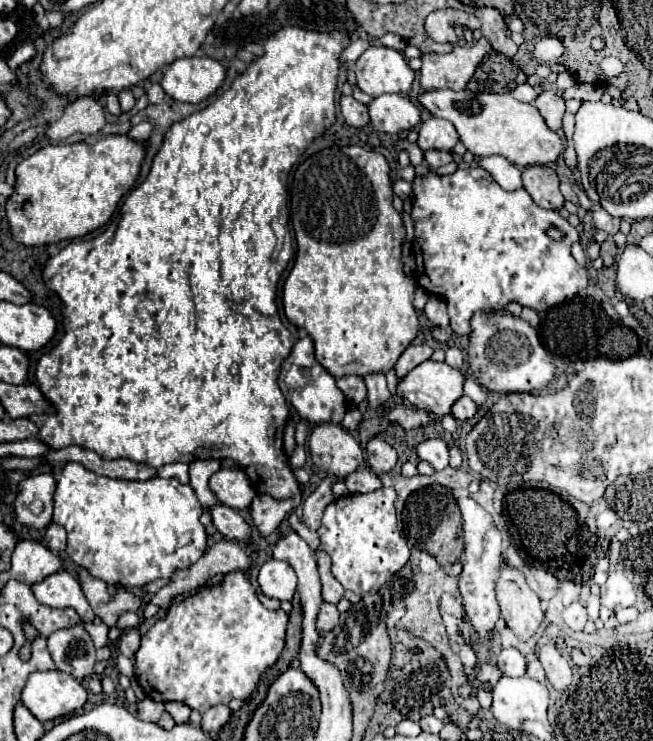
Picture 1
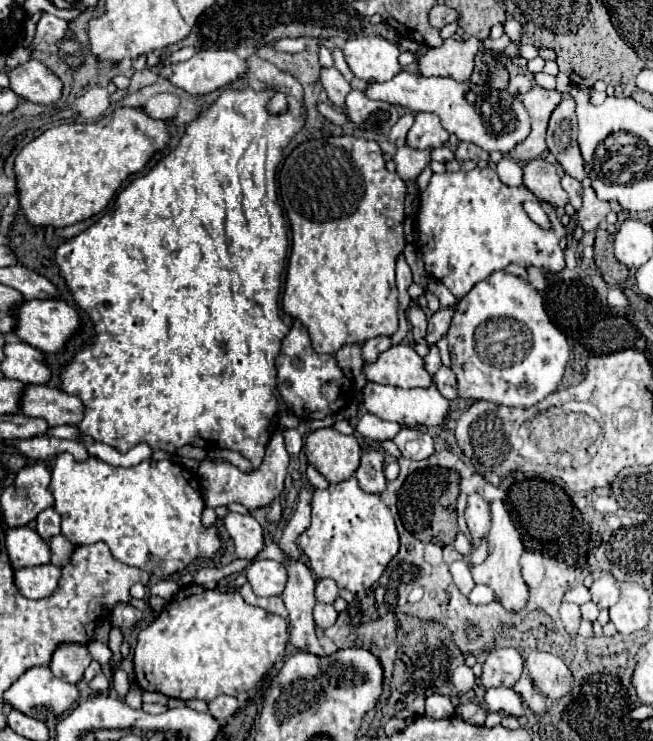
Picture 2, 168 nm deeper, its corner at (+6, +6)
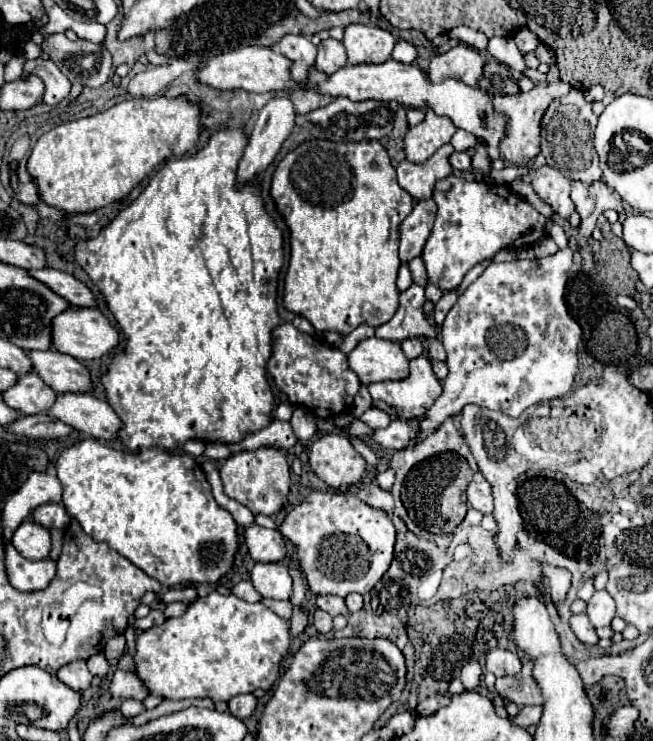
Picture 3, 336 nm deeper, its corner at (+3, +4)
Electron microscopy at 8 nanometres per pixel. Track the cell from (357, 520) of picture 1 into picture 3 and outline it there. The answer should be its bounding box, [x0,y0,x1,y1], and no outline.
[281,490,395,598]

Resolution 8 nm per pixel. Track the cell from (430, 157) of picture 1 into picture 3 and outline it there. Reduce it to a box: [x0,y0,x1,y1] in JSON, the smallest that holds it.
[451,152,471,170]

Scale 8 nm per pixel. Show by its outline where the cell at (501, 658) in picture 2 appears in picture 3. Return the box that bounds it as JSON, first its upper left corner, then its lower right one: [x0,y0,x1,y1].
[487,648,521,676]

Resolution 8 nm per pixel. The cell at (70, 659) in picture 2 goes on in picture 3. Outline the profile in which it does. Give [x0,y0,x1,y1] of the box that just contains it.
[57,660,91,692]

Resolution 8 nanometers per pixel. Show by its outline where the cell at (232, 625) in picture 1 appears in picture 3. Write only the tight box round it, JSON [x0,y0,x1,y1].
[135,592,289,702]

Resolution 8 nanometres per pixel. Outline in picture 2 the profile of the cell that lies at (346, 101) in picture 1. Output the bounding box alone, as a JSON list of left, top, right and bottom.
[320,68,352,108]

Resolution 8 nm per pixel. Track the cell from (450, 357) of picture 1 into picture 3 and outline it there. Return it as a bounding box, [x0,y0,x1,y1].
[367,356,441,420]

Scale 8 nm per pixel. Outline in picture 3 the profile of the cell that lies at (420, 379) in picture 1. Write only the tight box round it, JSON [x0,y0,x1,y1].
[347,336,409,386]

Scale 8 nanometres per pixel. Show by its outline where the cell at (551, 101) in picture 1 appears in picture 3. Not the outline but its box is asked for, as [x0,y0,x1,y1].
[491,80,571,166]

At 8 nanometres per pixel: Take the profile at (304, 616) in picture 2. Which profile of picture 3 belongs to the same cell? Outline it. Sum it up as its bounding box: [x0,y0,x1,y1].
[291,606,307,636]

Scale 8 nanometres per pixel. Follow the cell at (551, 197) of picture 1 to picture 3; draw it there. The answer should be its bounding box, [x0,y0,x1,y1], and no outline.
[531,164,575,220]

